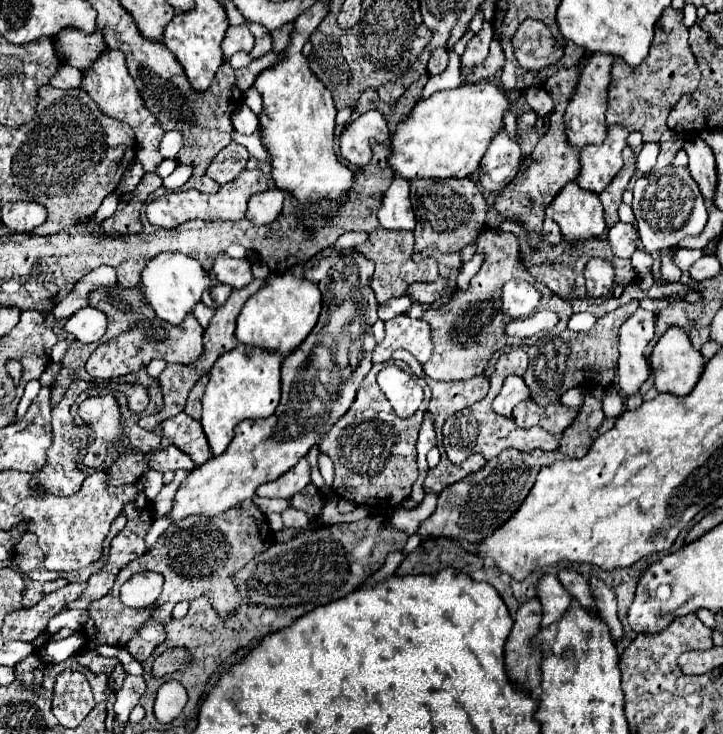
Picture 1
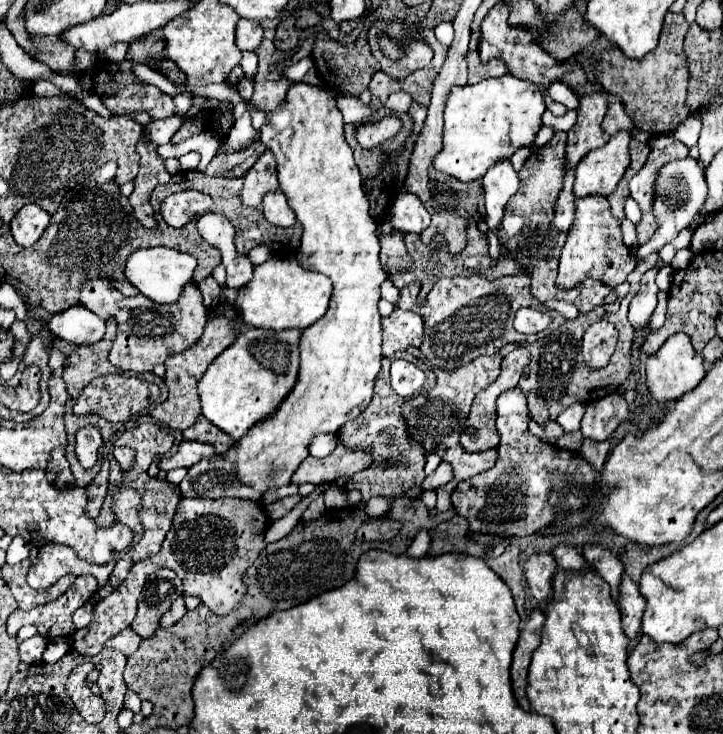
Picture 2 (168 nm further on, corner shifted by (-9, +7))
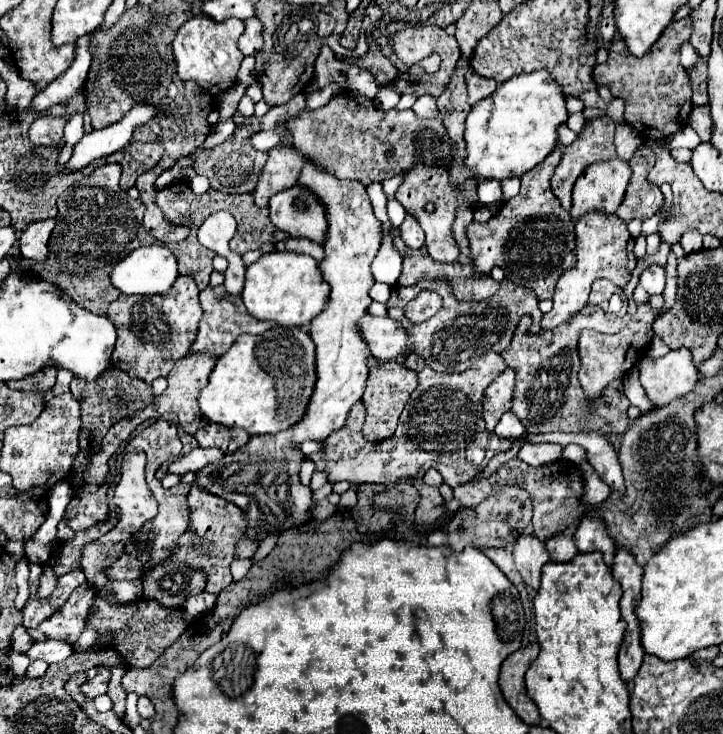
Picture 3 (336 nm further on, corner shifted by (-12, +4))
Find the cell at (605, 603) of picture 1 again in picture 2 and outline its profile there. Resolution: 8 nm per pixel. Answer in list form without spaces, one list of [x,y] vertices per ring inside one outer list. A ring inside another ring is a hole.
[[[585,544],[583,556],[585,556],[587,564],[593,566],[593,570],[605,582],[609,582],[611,592],[613,592],[613,600],[617,600],[619,598],[619,580],[621,580],[621,572],[623,572],[621,560],[611,550],[607,550],[599,544]]]

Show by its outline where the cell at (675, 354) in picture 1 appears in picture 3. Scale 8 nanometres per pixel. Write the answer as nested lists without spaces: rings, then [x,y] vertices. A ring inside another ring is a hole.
[[[686,347],[672,349],[660,359],[648,357],[638,365],[638,371],[642,387],[656,407],[666,407],[688,395],[700,379],[692,353]]]

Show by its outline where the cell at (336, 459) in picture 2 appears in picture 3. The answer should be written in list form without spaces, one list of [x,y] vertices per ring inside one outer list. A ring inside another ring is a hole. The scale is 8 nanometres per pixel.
[[[486,351],[476,361],[478,367],[472,367],[464,373],[436,373],[416,353],[410,353],[404,363],[420,377],[418,389],[408,401],[408,421],[398,421],[398,429],[390,439],[370,443],[360,433],[362,417],[350,415],[348,423],[326,439],[326,453],[310,457],[316,469],[328,475],[330,483],[396,483],[406,477],[424,477],[424,473],[434,467],[442,473],[446,485],[458,487],[480,473],[492,455],[512,447],[514,441],[500,439],[496,433],[488,433],[482,421],[484,391],[506,369],[500,353]],[[474,453],[482,453],[482,461],[474,461]]]

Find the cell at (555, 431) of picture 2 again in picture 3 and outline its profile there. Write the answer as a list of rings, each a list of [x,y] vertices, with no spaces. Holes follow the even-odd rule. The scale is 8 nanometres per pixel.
[[[526,443],[518,451],[518,459],[522,459],[524,463],[528,463],[532,467],[552,463],[560,457],[562,457],[562,445],[558,445],[558,443]]]

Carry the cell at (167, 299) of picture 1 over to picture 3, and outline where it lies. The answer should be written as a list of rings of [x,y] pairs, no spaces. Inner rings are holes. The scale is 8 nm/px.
[[[150,245],[132,251],[112,269],[112,283],[128,295],[164,295],[178,277],[178,263],[164,245]]]

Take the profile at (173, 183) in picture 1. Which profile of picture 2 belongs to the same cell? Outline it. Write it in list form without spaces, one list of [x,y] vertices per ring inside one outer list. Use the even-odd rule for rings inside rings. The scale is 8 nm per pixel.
[[[247,108],[245,114],[243,114],[239,120],[235,120],[235,124],[233,124],[231,132],[229,132],[229,138],[227,138],[227,142],[229,142],[227,148],[229,148],[229,150],[227,150],[227,152],[239,150],[239,146],[245,144],[247,140],[251,140],[253,136],[255,136],[255,130],[253,130],[253,126],[251,126],[251,110]]]

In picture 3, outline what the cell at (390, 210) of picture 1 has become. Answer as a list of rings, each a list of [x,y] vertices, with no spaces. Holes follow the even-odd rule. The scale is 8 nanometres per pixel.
[[[410,213],[406,215],[404,223],[400,225],[400,237],[412,249],[420,249],[424,245],[424,231],[422,231],[420,223],[416,221],[416,217],[412,217]]]

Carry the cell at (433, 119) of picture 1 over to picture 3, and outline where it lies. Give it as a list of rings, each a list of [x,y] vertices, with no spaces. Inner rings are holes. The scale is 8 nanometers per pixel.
[[[546,71],[520,73],[502,83],[494,95],[478,101],[464,129],[466,159],[464,165],[478,179],[508,179],[534,169],[556,147],[556,127],[566,123],[566,101]]]

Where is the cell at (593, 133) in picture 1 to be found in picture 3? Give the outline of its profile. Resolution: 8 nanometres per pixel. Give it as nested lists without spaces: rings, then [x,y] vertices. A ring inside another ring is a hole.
[[[596,117],[596,119],[590,119],[588,125],[578,133],[578,139],[574,143],[570,143],[568,147],[564,147],[564,155],[562,155],[562,161],[560,165],[556,167],[554,171],[554,177],[550,179],[552,183],[552,191],[554,195],[558,197],[560,205],[570,211],[572,207],[572,187],[578,179],[578,175],[592,163],[596,161],[602,161],[602,159],[612,159],[616,157],[616,149],[614,149],[614,125],[610,123],[608,117]]]

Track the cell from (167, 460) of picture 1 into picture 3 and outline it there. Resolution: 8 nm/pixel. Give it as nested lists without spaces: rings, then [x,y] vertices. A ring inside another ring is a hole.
[[[196,447],[192,453],[178,457],[178,459],[168,467],[168,473],[174,473],[174,475],[184,475],[184,473],[188,473],[188,471],[196,473],[196,471],[200,471],[202,467],[220,461],[222,457],[224,457],[224,453],[222,453],[220,449],[202,449],[202,447]]]

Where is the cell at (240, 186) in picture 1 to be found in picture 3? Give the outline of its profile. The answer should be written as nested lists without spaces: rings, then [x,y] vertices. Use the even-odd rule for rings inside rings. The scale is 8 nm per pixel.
[[[286,145],[272,147],[268,151],[268,161],[260,173],[258,185],[252,191],[254,203],[258,207],[266,207],[272,195],[290,189],[296,183],[302,165],[304,165],[304,155],[300,155],[298,149]]]

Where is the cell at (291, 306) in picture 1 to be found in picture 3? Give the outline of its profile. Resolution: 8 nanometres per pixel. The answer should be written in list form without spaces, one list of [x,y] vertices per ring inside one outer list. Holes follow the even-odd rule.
[[[274,251],[246,269],[242,301],[248,313],[260,321],[274,321],[280,327],[304,327],[318,317],[330,297],[330,285],[316,271],[316,259],[310,255]]]

